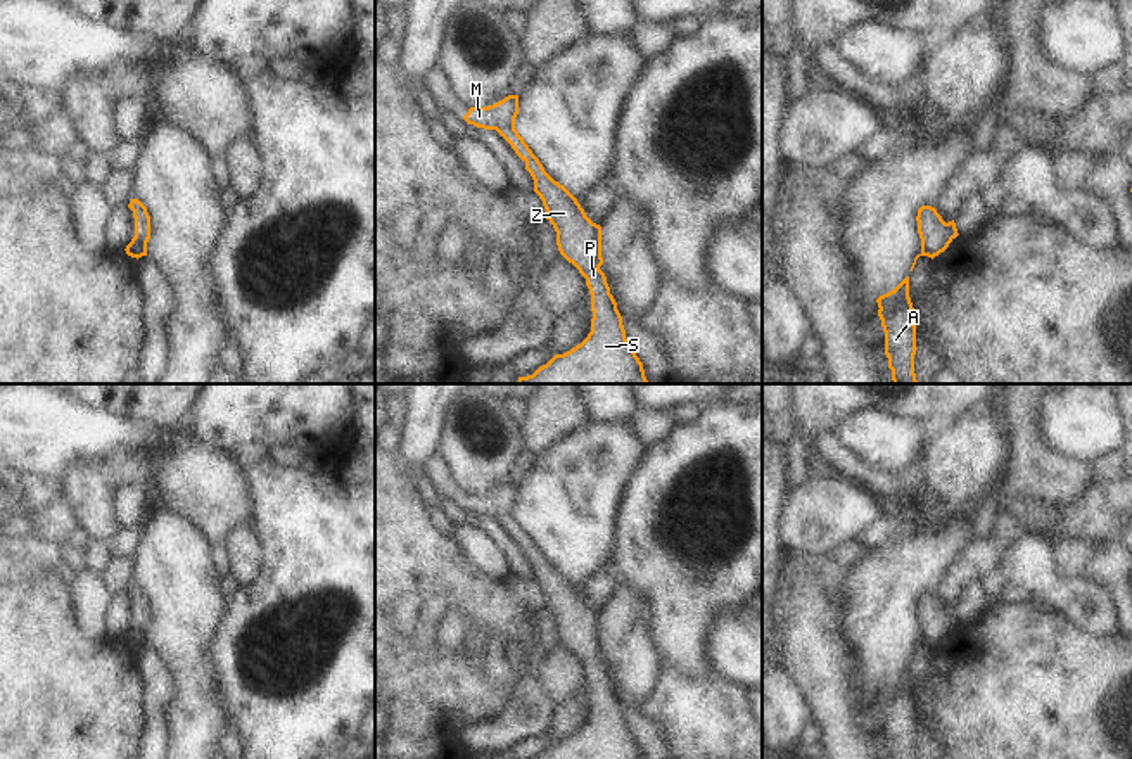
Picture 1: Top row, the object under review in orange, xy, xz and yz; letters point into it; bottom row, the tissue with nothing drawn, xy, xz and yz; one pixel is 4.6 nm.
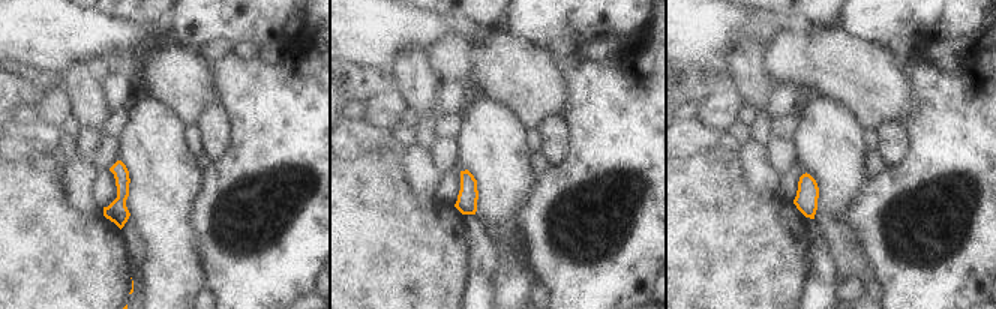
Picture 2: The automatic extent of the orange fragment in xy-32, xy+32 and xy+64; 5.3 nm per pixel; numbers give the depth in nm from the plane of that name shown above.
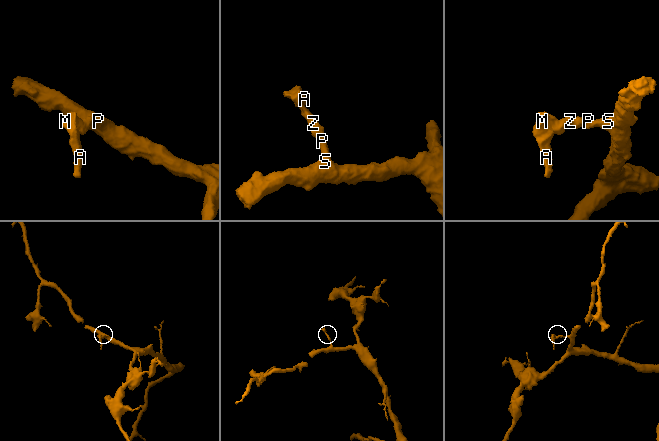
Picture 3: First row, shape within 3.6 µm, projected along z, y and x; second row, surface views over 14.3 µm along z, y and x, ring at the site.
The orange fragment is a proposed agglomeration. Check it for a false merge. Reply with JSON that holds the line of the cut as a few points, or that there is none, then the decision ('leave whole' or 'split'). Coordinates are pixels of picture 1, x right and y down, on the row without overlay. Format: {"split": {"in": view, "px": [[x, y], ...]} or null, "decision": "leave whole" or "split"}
{"split": null, "decision": "leave whole"}

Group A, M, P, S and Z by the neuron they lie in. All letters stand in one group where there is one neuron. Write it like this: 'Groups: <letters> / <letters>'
Groups: A M P S Z

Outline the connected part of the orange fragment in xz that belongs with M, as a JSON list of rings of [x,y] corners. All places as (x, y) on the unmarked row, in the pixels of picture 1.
[[[508,482],[487,494],[470,494],[463,507],[484,517],[496,517],[525,550],[534,567],[534,579],[543,588],[546,607],[556,619],[560,641],[586,666],[591,681],[591,719],[563,742],[555,742],[536,759],[645,759],[626,726],[622,704],[600,657],[601,614],[593,610],[577,586],[555,569],[515,517],[518,482]]]

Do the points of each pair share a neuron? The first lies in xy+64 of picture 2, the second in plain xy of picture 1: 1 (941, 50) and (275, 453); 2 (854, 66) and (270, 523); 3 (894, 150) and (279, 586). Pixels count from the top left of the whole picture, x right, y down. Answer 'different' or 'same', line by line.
1: same
2: different
3: different

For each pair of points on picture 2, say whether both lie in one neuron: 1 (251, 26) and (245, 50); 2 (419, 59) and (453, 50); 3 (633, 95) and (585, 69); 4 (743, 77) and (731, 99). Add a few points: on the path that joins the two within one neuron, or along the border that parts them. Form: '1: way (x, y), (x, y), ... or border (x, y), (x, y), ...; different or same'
1: border (234, 42), (255, 42), (258, 45); different
2: border (429, 53), (432, 69), (443, 80); different
3: way (621, 95), (611, 95), (597, 81); same
4: border (732, 84), (746, 102); different

